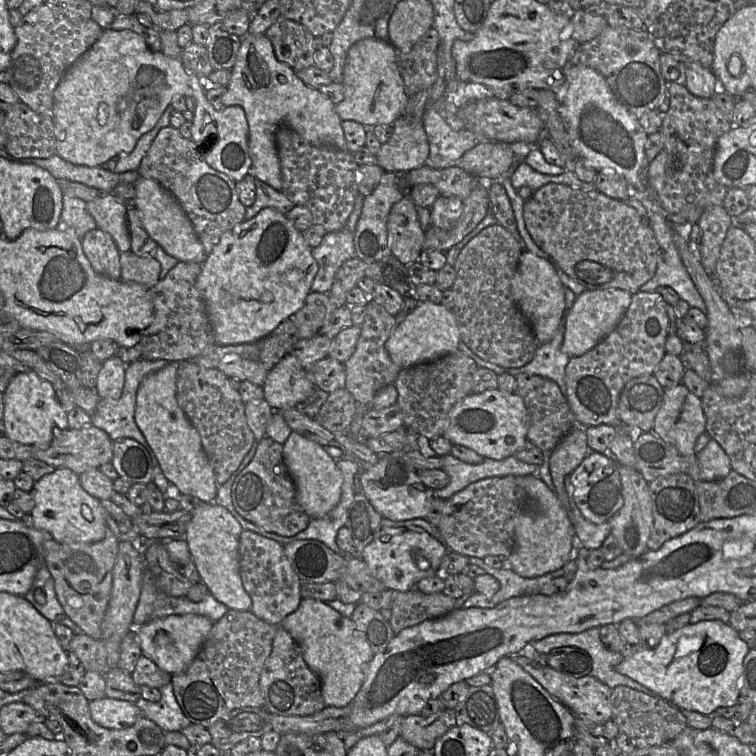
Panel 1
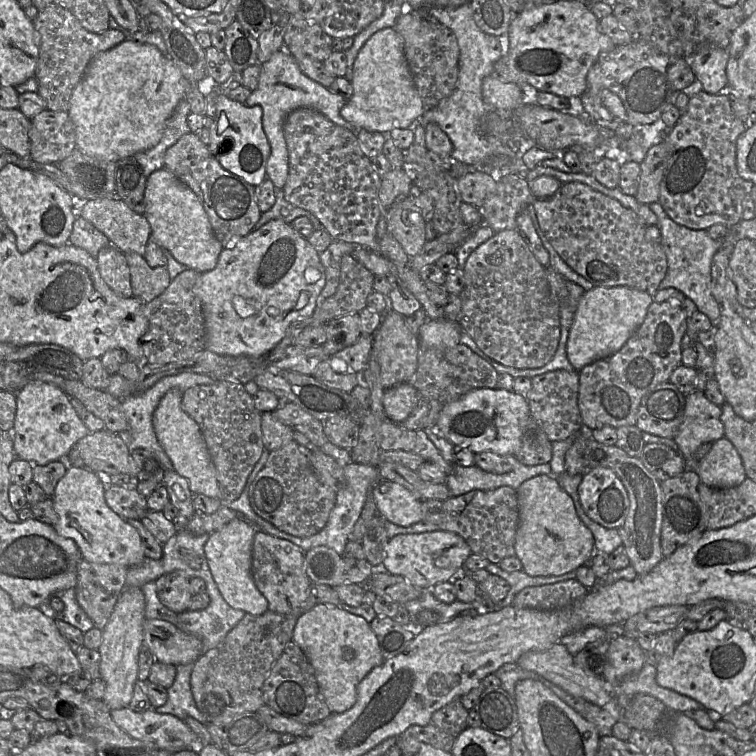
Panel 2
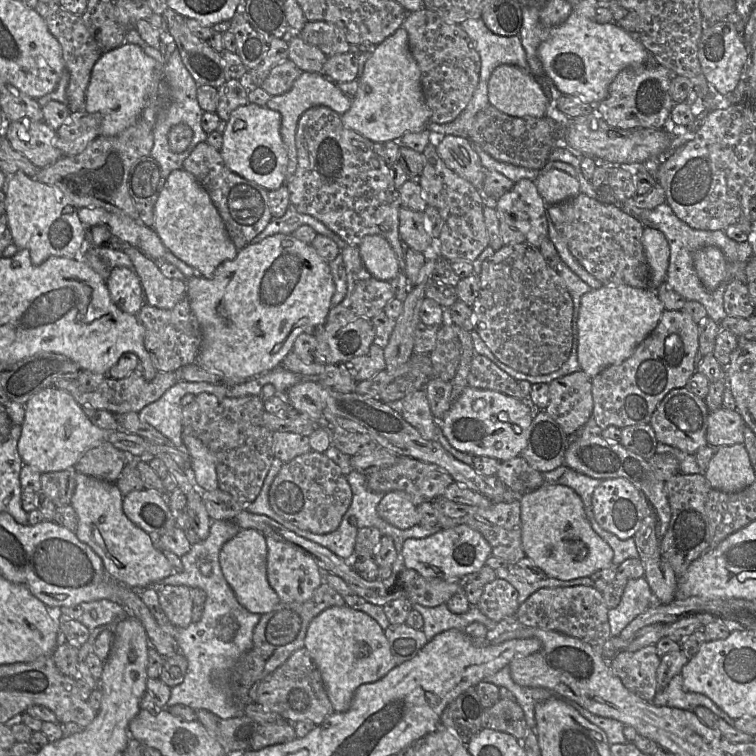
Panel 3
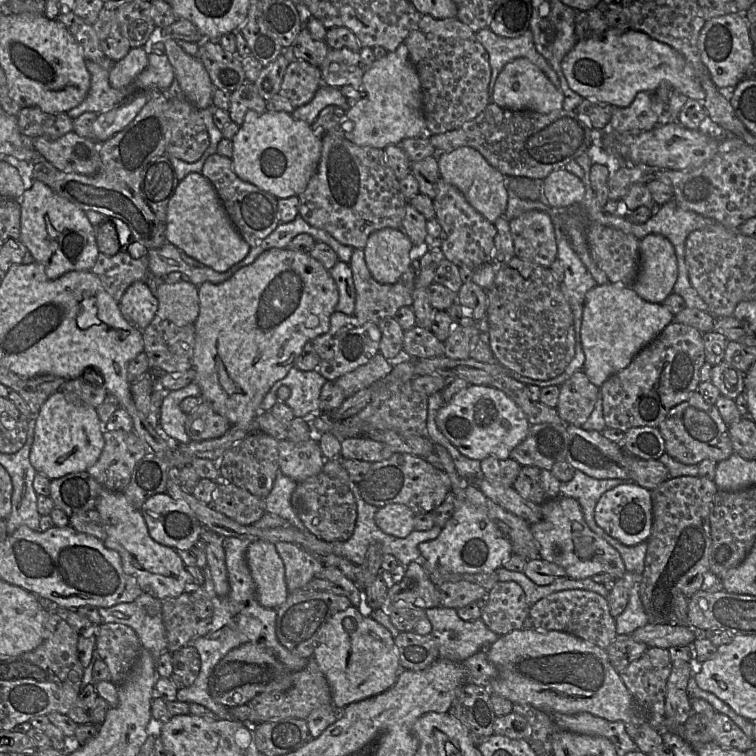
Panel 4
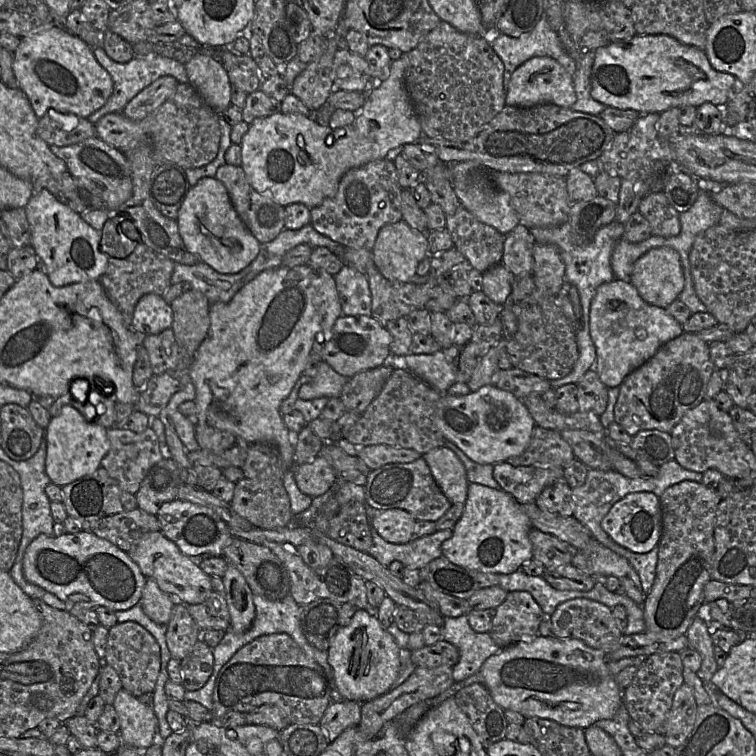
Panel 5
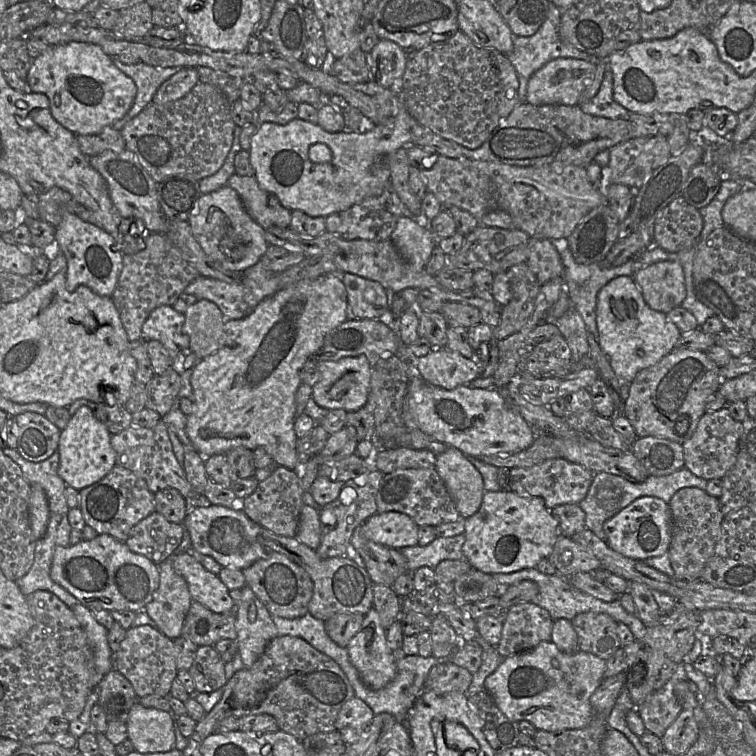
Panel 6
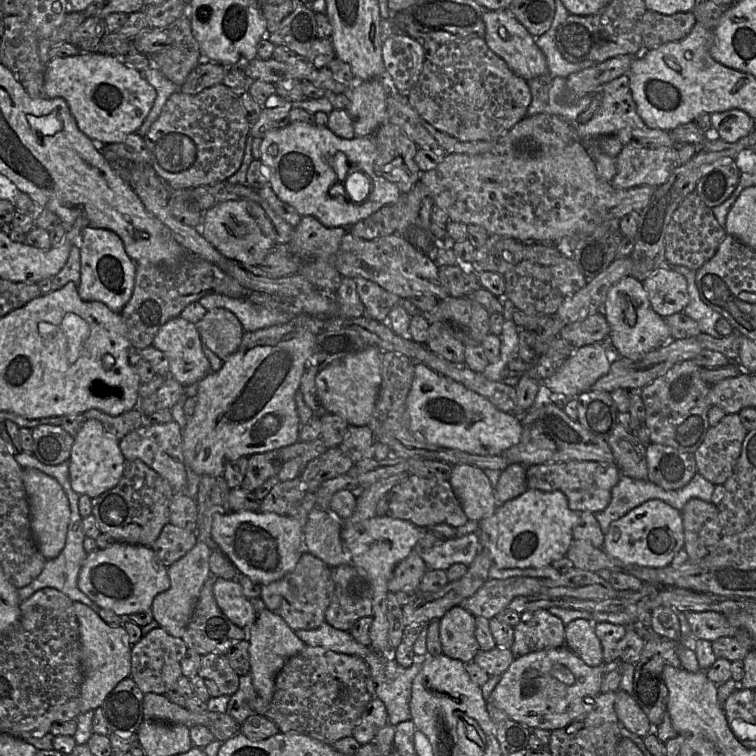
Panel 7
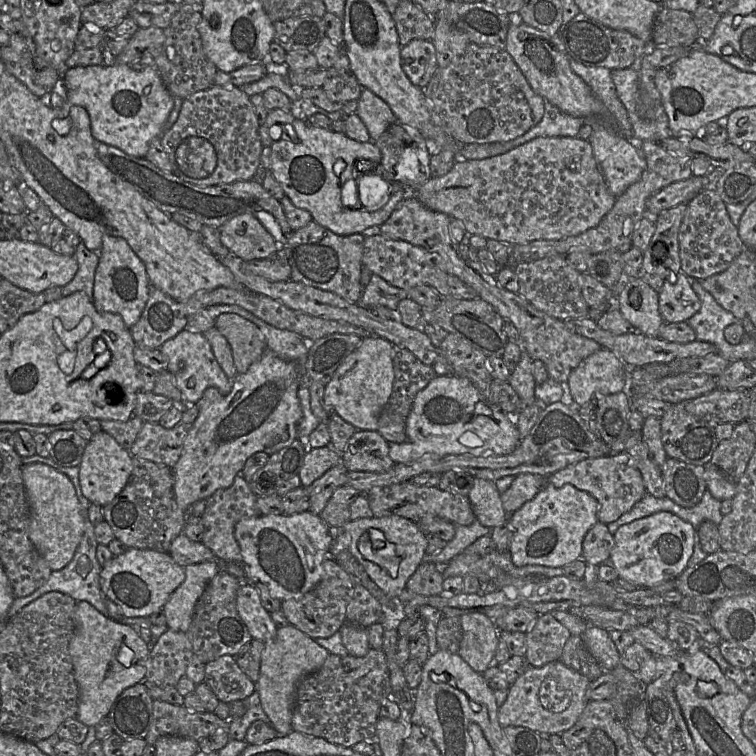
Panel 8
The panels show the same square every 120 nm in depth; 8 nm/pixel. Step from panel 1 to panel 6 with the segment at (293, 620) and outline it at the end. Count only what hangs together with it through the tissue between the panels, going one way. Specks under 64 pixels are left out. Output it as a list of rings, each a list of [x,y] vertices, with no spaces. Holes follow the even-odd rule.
[[[373,605],[346,649],[352,665],[369,688],[382,689],[394,679],[398,656],[388,645],[386,630]]]

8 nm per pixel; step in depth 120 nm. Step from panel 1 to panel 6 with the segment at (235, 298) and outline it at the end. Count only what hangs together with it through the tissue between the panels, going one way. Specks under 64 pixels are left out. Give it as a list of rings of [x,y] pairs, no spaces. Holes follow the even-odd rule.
[[[327,274],[314,280],[303,280],[281,288],[261,301],[245,318],[228,320],[224,324],[223,344],[192,368],[192,413],[187,416],[186,433],[193,448],[204,458],[244,447],[263,448],[275,465],[291,470],[303,461],[297,452],[298,437],[294,430],[297,417],[295,396],[306,362],[323,346],[325,337],[348,319],[345,285],[338,274]]]

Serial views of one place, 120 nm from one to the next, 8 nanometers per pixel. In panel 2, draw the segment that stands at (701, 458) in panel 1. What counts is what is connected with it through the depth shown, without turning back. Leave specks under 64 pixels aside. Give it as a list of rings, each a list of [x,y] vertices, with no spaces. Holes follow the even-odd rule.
[[[725,437],[713,442],[711,450],[697,462],[697,473],[702,483],[714,488],[735,487],[747,478],[740,454]]]

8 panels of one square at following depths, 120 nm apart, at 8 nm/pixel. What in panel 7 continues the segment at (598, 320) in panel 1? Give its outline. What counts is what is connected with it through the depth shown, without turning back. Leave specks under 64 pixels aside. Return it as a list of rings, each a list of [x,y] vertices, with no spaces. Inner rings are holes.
[[[632,275],[622,278],[609,290],[604,303],[604,315],[610,327],[606,345],[615,357],[641,359],[671,339],[665,319],[653,310],[642,282]]]

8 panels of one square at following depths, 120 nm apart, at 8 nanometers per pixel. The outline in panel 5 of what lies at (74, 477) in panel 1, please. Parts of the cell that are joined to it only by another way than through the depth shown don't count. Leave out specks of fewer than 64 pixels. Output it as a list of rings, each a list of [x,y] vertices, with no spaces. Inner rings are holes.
[[[160,531],[145,534],[127,553],[147,579],[155,580],[163,592],[178,602],[185,605],[200,604],[213,592],[211,576],[200,568],[195,558],[183,554],[178,546]]]

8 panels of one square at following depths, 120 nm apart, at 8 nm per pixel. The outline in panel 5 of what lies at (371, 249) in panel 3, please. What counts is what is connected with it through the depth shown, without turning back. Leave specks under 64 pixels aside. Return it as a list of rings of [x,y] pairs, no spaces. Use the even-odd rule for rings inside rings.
[[[403,220],[386,224],[371,251],[374,265],[386,279],[410,282],[419,263],[429,254],[427,233],[411,228]]]

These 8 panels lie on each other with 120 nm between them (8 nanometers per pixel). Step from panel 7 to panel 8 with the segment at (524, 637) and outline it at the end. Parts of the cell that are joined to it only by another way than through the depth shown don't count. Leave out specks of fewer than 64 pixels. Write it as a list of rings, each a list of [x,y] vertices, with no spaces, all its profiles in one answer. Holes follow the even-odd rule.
[[[550,613],[539,615],[535,624],[525,633],[526,653],[524,658],[529,666],[542,667],[561,658],[563,648],[571,636],[570,631]]]

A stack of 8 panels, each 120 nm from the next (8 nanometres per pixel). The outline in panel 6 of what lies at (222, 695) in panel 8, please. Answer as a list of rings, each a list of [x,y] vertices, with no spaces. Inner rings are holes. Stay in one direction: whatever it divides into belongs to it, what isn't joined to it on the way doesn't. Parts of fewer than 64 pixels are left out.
[[[212,646],[198,647],[189,674],[193,678],[198,693],[211,693],[223,688],[228,679],[225,662]]]

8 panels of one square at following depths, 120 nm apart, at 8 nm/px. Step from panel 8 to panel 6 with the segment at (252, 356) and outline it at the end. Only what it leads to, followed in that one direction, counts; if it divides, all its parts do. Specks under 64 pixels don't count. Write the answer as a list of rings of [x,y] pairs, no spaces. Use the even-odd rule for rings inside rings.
[[[197,300],[184,313],[183,334],[189,338],[189,349],[199,360],[215,353],[223,344],[224,324],[222,312],[209,300]]]

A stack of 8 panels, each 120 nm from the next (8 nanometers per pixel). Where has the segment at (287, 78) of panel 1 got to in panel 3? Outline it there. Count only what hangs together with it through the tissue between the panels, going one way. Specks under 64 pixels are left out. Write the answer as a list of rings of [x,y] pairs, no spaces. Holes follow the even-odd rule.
[[[303,71],[294,81],[291,89],[284,94],[274,95],[265,106],[278,111],[281,114],[281,136],[287,149],[288,162],[286,166],[286,178],[293,176],[297,167],[297,150],[295,145],[295,133],[297,122],[304,111],[314,106],[327,106],[342,115],[351,107],[352,101],[347,98],[337,87],[336,83],[319,73]]]

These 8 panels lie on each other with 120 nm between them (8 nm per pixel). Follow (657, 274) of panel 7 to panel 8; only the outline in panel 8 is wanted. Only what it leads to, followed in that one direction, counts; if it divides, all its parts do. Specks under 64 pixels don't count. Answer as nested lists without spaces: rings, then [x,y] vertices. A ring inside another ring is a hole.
[[[678,273],[667,279],[659,296],[659,312],[664,322],[688,321],[701,307],[698,295],[692,289],[689,278]]]

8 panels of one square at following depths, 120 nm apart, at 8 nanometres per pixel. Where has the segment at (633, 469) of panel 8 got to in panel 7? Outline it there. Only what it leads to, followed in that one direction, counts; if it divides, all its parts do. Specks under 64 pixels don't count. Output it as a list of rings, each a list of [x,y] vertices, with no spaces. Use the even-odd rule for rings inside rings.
[[[567,461],[528,466],[526,480],[529,489],[545,492],[562,491],[567,499],[569,508],[576,512],[597,513],[604,510],[610,503],[612,488],[618,483],[622,473],[615,463],[599,463],[595,461]]]

